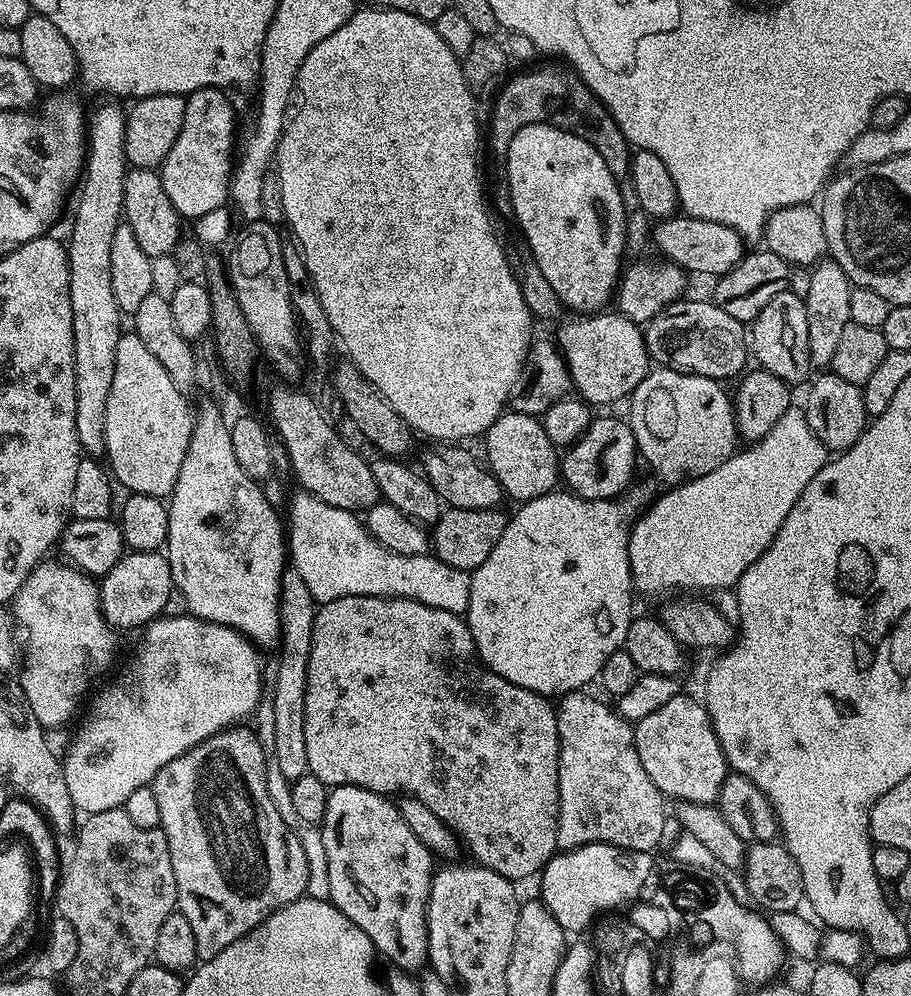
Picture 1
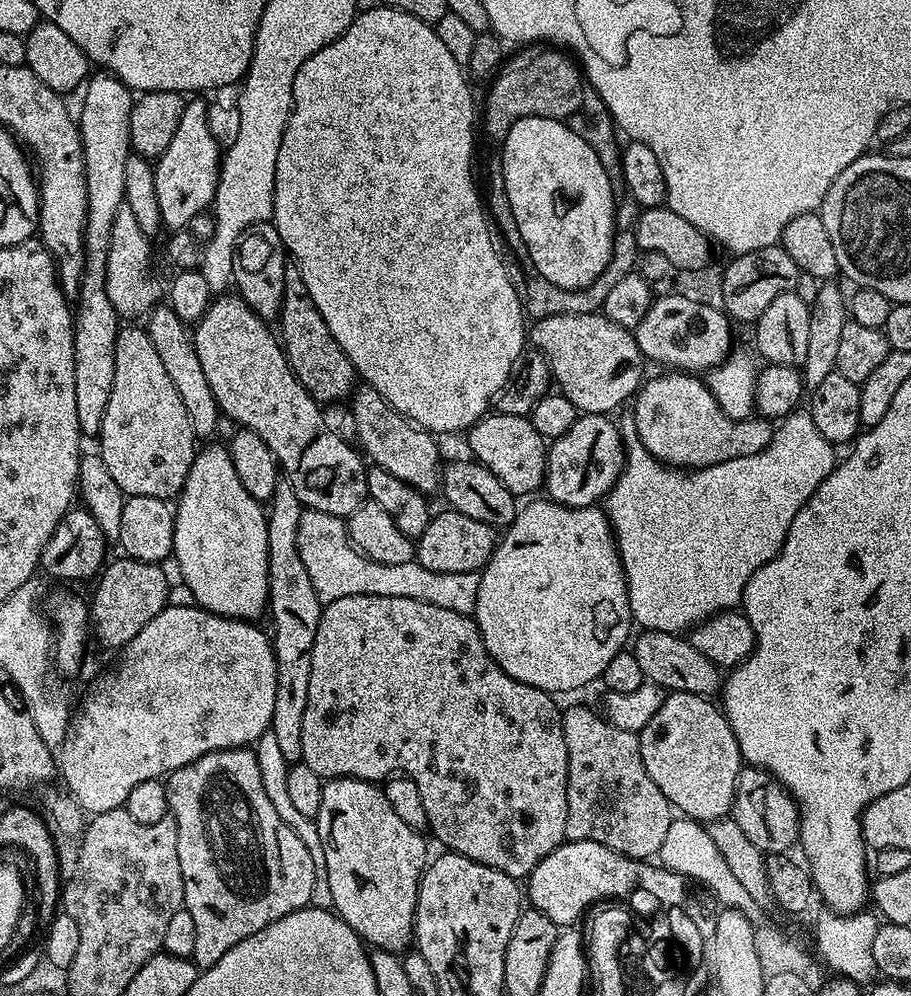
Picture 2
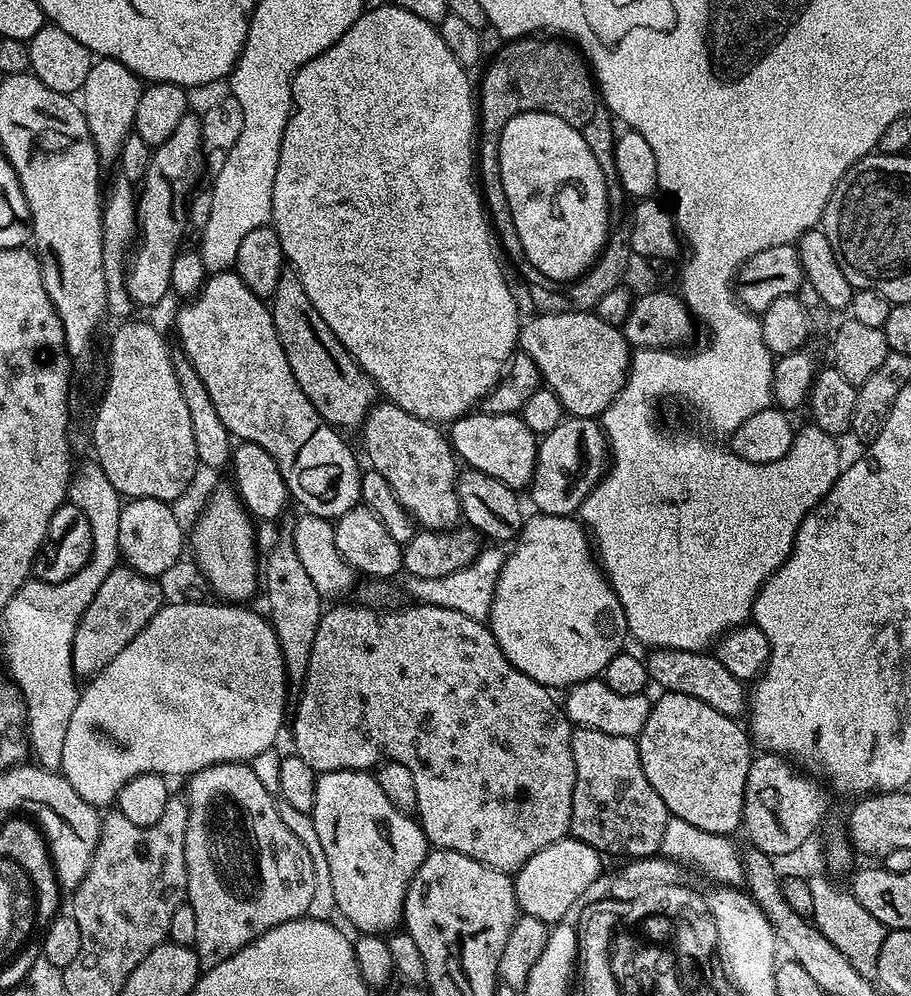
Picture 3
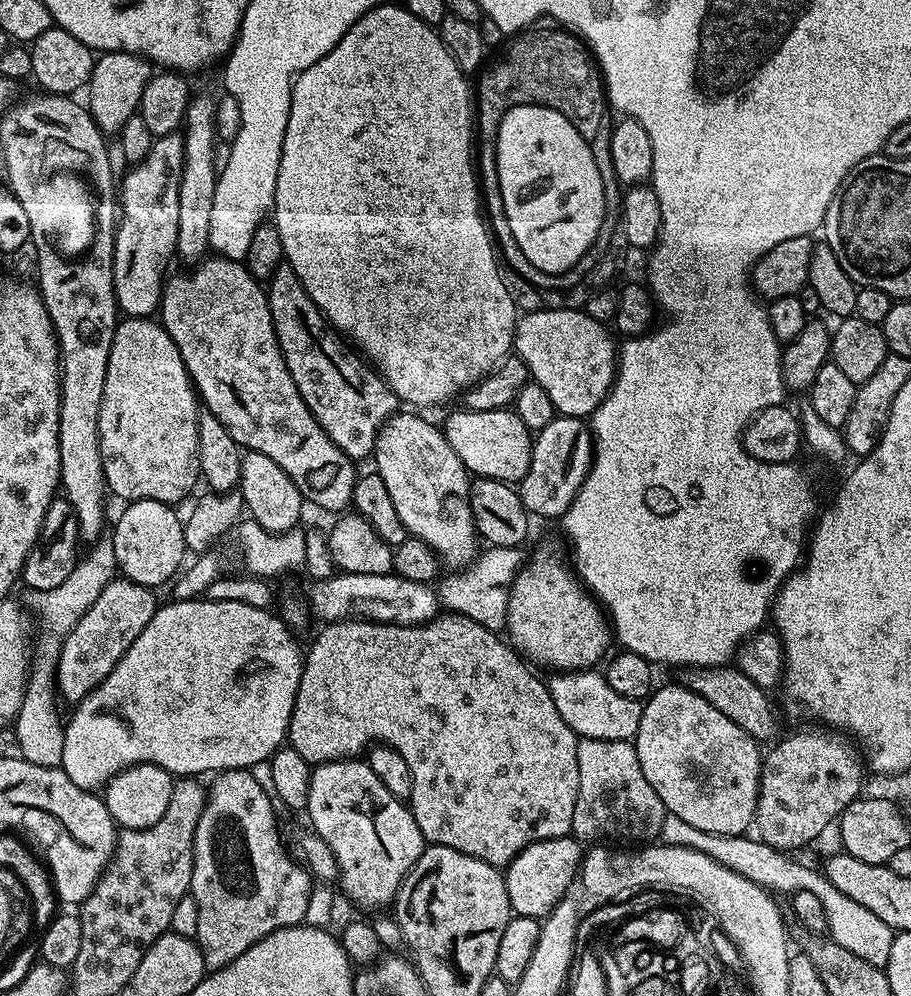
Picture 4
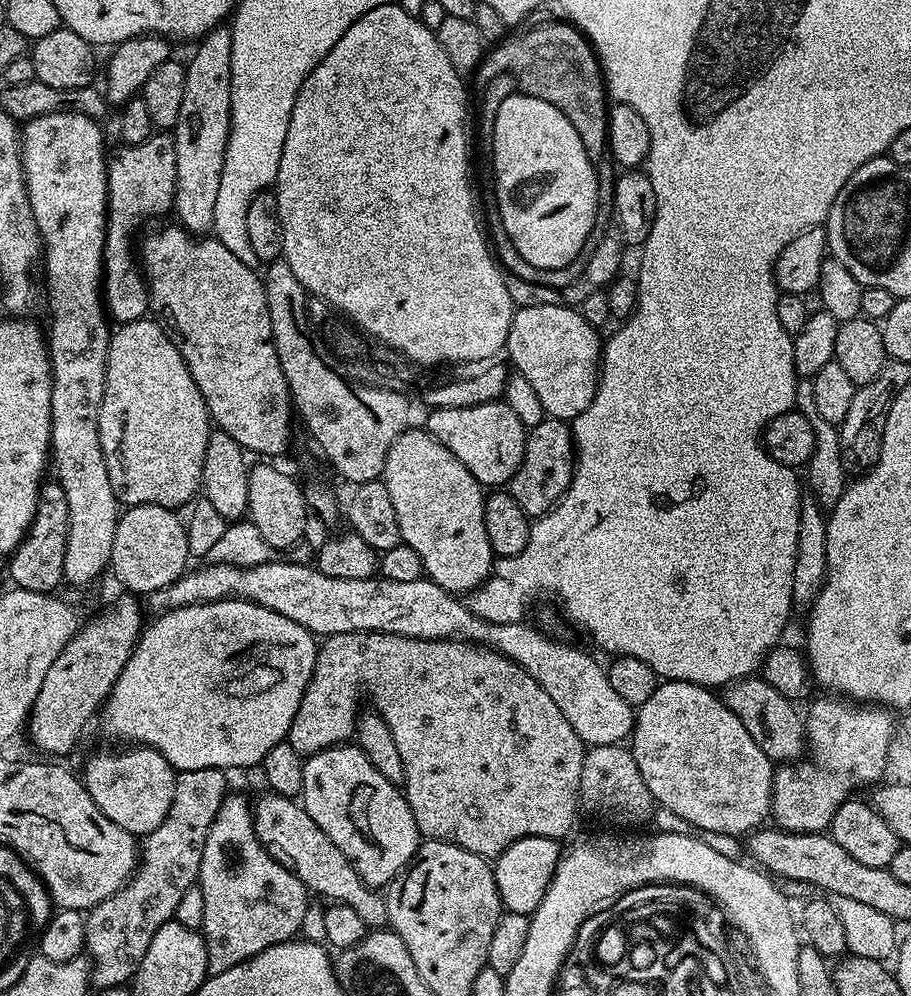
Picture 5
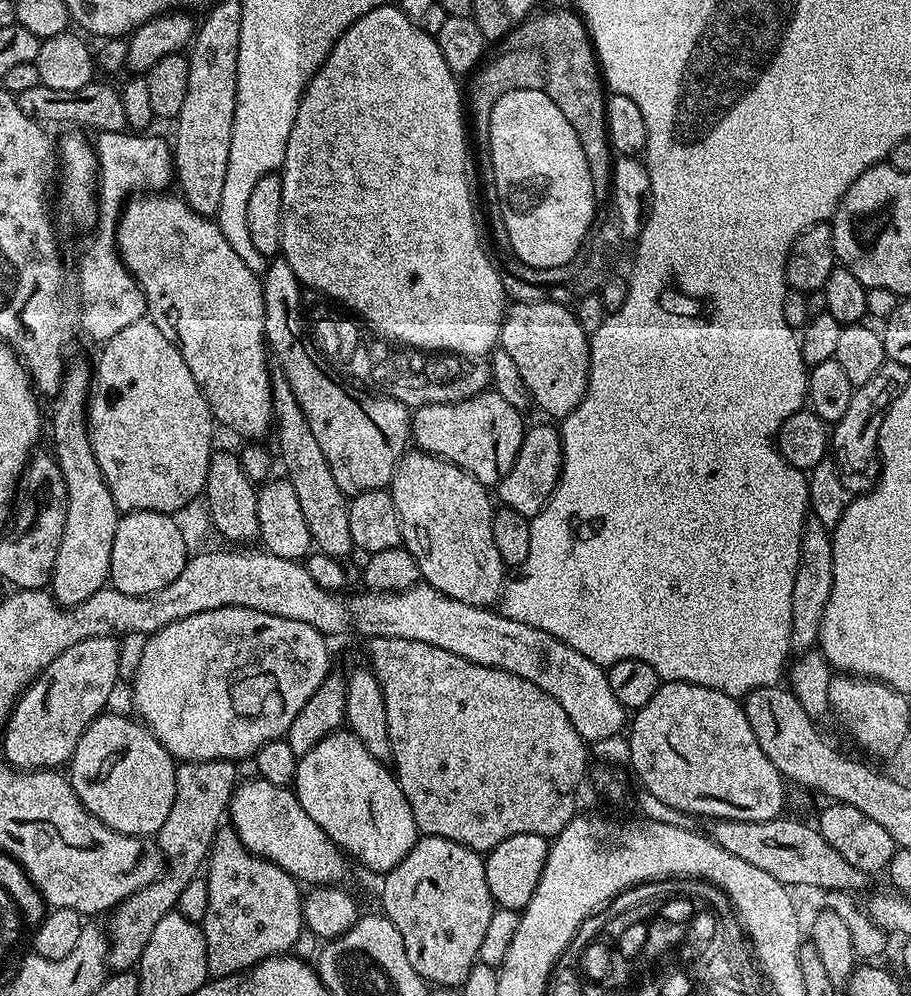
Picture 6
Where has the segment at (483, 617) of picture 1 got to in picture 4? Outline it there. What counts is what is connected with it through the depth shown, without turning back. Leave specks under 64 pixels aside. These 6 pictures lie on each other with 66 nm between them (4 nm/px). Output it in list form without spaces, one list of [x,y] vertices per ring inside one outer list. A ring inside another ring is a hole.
[[[548,548],[538,549],[533,554],[532,561],[529,564],[527,561],[512,579],[508,590],[506,636],[521,656],[531,661],[533,665],[545,664],[546,667],[552,668],[548,670],[591,669],[600,659],[603,661],[609,655],[608,647],[614,644],[611,623],[599,600],[586,591],[575,571],[566,563],[565,557],[563,560],[558,553],[551,552]]]

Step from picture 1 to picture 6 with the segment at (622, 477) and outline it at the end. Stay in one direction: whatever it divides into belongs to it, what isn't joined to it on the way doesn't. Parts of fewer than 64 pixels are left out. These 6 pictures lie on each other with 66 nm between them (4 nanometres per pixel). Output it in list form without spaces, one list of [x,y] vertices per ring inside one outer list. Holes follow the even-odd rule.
[[[536,424],[533,428],[531,425],[522,438],[522,446],[518,450],[514,466],[510,466],[508,473],[495,485],[494,492],[498,500],[500,495],[499,503],[510,510],[518,510],[518,514],[523,516],[537,516],[548,505],[548,499],[560,483],[563,461],[559,431],[548,424]]]

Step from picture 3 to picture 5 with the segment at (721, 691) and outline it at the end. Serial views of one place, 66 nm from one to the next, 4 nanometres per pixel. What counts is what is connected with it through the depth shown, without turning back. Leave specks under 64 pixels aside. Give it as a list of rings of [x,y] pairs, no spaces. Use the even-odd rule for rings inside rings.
[[[759,675],[749,676],[747,680],[732,681],[723,689],[722,699],[725,706],[738,714],[738,722],[746,726],[750,738],[758,742],[762,754],[766,754],[769,760],[796,762],[805,755],[804,718],[801,709],[796,709],[799,707],[789,697],[770,686]]]

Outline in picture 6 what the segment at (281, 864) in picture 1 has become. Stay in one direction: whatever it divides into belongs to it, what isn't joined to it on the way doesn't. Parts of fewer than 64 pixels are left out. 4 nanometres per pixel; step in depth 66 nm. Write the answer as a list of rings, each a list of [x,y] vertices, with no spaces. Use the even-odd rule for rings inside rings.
[[[231,826],[221,827],[217,832],[212,843],[212,851],[206,861],[206,872],[207,868],[210,906],[206,906],[206,918],[202,927],[206,938],[209,977],[244,972],[272,956],[282,956],[293,951],[298,936],[305,927],[302,888],[292,875],[260,856],[252,855],[238,838],[235,828]]]

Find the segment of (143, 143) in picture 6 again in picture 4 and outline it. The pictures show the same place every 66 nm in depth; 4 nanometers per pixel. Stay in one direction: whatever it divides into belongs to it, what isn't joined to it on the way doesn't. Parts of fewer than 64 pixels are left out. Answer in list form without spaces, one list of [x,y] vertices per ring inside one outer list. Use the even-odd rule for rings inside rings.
[[[180,132],[157,136],[150,150],[139,164],[128,168],[118,184],[118,212],[122,219],[116,229],[116,241],[112,247],[112,289],[116,295],[116,307],[125,317],[148,318],[159,309],[160,296],[164,292],[168,259],[176,256],[178,242],[178,186],[180,171],[184,165],[184,138]]]

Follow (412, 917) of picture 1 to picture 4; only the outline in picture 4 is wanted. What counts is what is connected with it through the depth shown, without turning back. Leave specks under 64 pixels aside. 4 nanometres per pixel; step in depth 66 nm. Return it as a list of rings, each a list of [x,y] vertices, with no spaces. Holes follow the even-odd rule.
[[[363,759],[331,760],[329,764],[318,764],[311,769],[309,800],[306,815],[312,819],[311,831],[317,832],[334,850],[334,858],[338,862],[338,885],[356,904],[364,908],[380,910],[383,904],[391,905],[396,898],[400,883],[406,874],[418,862],[424,852],[426,841],[422,830],[418,830],[418,822],[414,818],[411,807],[399,800],[386,786],[382,786],[378,774],[370,770]]]

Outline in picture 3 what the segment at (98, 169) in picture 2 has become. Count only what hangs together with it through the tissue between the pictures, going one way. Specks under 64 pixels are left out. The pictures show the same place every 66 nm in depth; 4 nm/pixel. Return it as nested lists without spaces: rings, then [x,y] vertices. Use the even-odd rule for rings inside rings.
[[[93,59],[90,74],[86,74],[82,89],[82,107],[86,126],[90,126],[90,138],[94,138],[94,146],[101,161],[119,161],[126,138],[133,135],[138,114],[138,98],[142,98],[144,90],[145,85],[140,77],[122,66],[122,62]]]

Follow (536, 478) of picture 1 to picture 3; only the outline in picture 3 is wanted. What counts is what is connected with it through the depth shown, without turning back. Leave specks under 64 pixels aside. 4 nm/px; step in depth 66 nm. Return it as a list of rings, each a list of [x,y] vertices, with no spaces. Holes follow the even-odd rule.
[[[476,410],[451,421],[450,428],[452,450],[463,463],[465,460],[468,468],[490,474],[490,478],[498,478],[498,482],[513,490],[531,485],[538,437],[519,414],[486,414]]]

